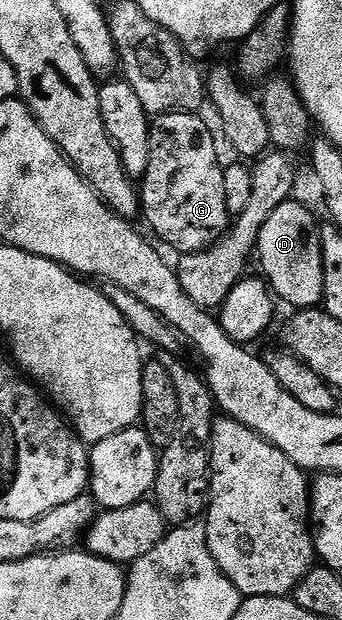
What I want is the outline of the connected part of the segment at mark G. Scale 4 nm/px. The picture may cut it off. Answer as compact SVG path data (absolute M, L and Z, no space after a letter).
M165 113L151 119L150 164L139 187L142 218L180 254L207 250L230 225L220 150L211 128L200 118L199 113Z

